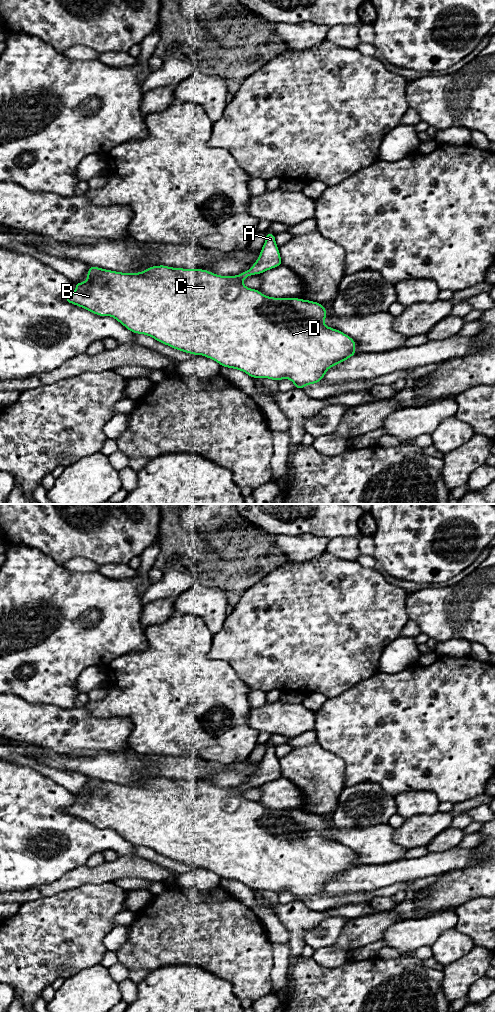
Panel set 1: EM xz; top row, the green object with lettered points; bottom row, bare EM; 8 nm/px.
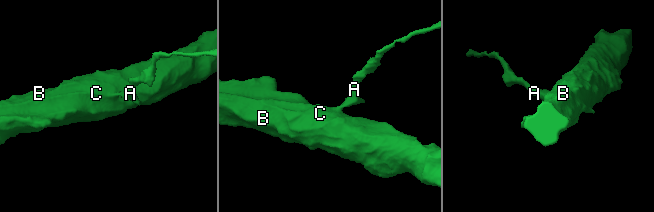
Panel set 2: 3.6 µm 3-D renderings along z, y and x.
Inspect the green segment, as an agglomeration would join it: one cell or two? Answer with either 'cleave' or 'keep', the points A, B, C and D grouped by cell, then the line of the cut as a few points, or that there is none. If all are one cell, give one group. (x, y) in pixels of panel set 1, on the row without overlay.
keep; groups A B C D; cut none

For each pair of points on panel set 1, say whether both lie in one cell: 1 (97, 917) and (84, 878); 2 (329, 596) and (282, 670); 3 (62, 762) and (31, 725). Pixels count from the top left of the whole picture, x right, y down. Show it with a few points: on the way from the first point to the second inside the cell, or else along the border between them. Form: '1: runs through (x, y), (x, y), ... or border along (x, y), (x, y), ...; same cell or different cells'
1: border along (109, 881), (82, 884), (63, 890); different cells
2: runs through (323, 614), (285, 652); same cell
3: border along (28, 743), (65, 754); different cells

